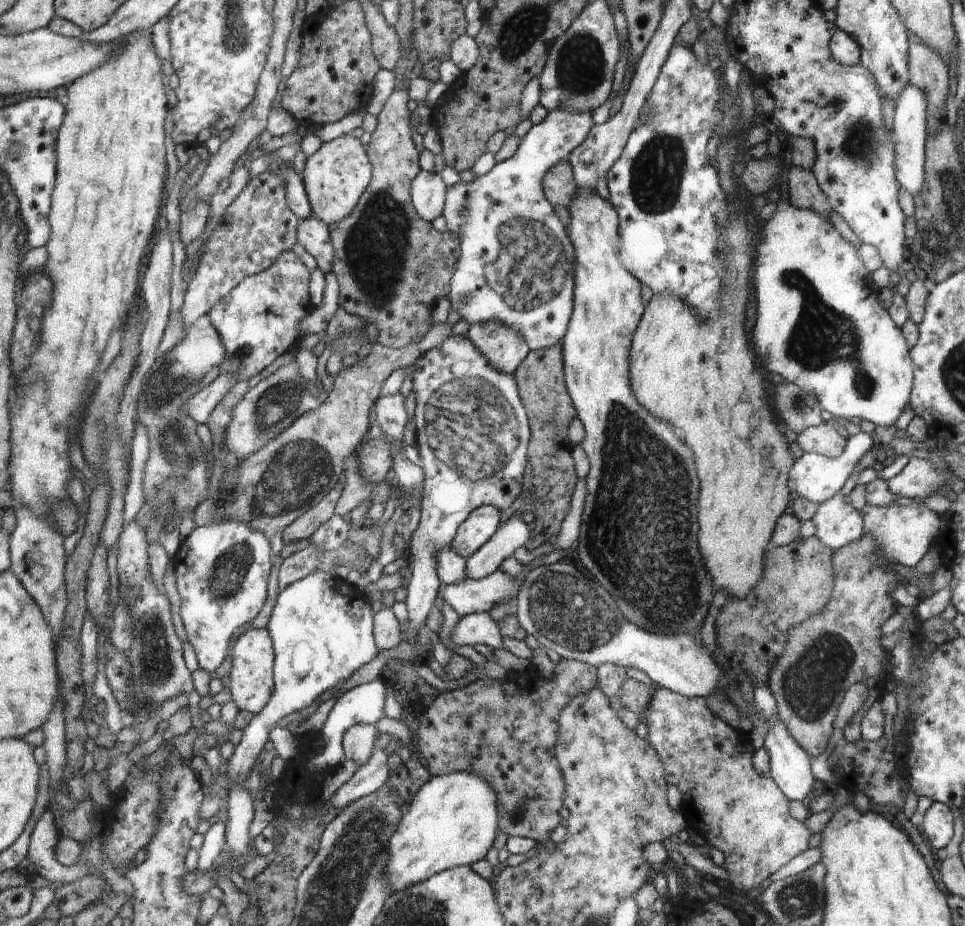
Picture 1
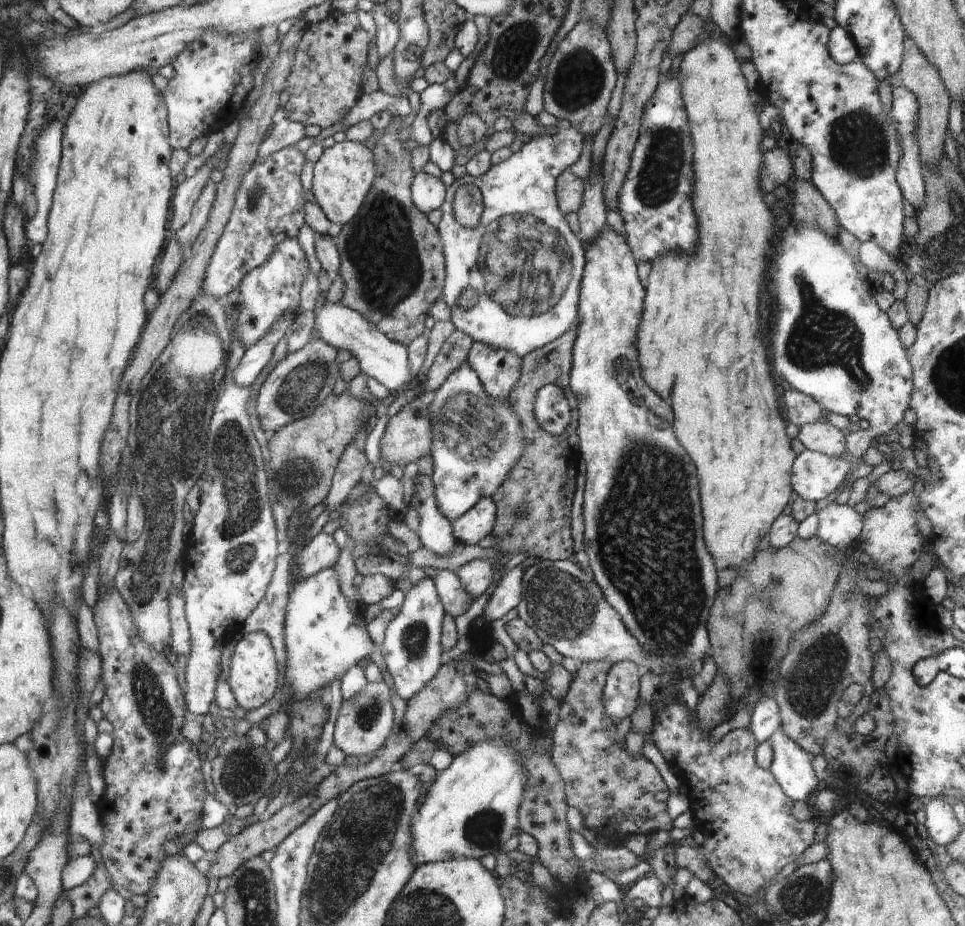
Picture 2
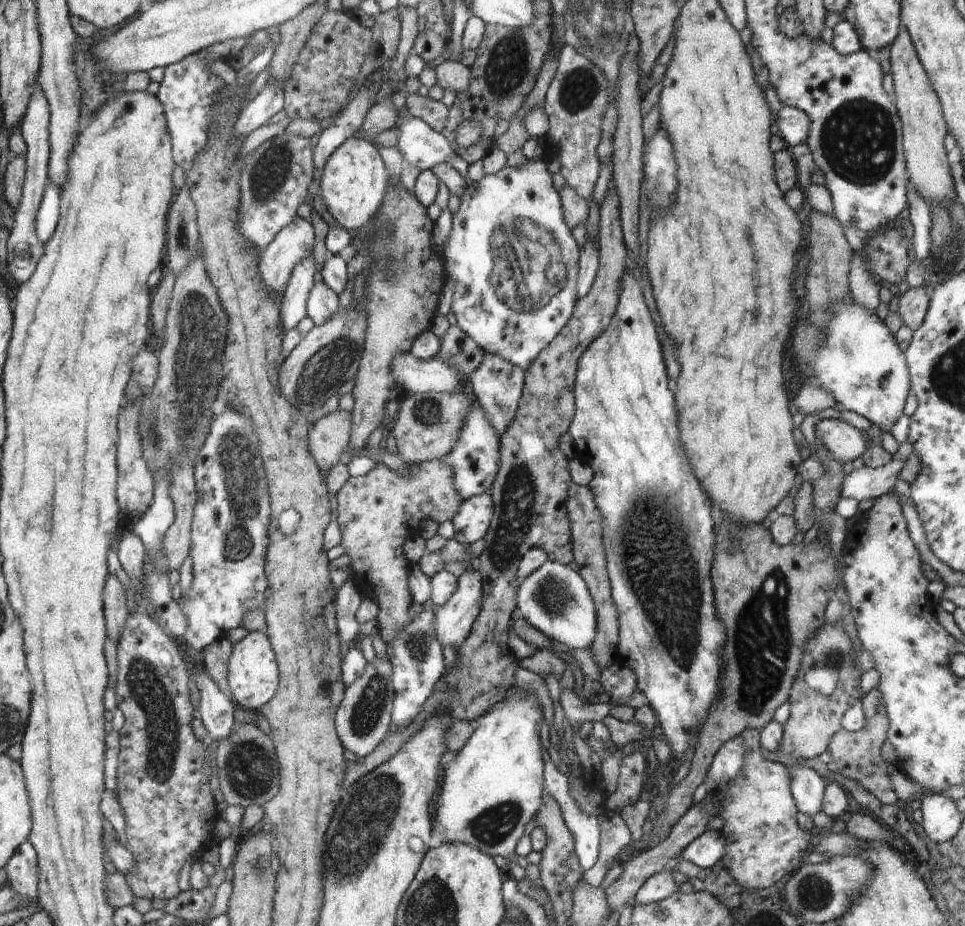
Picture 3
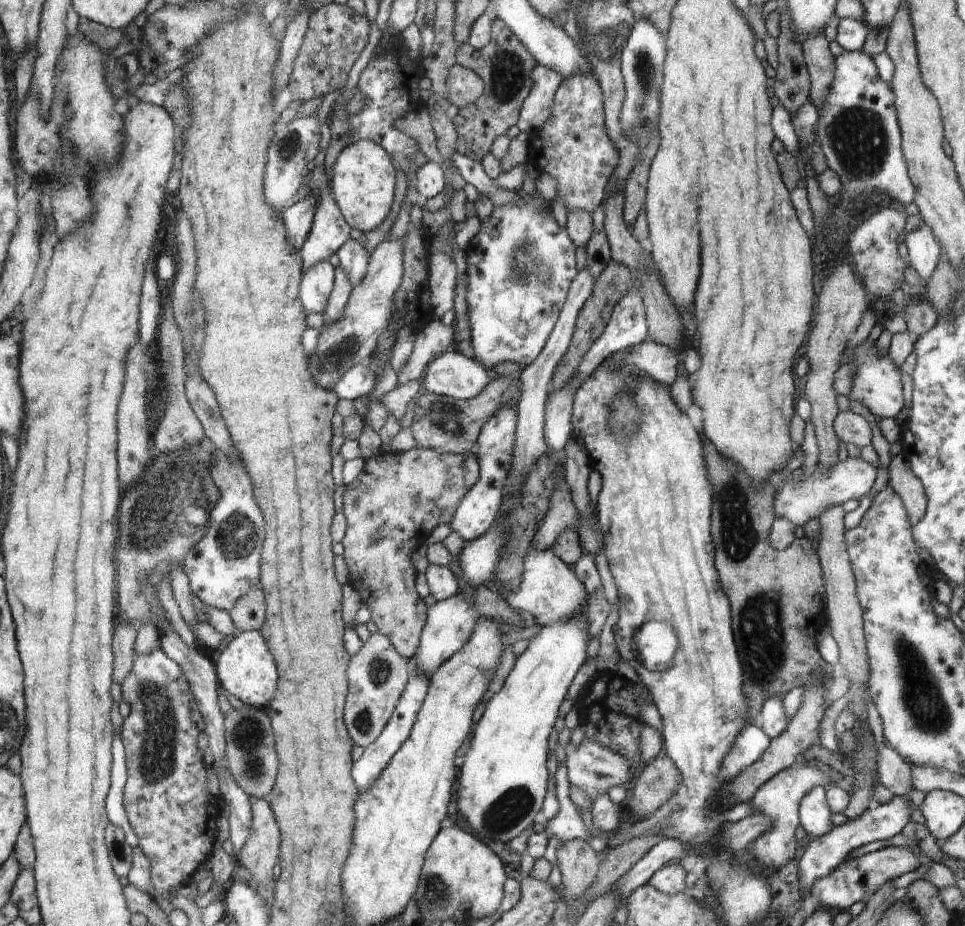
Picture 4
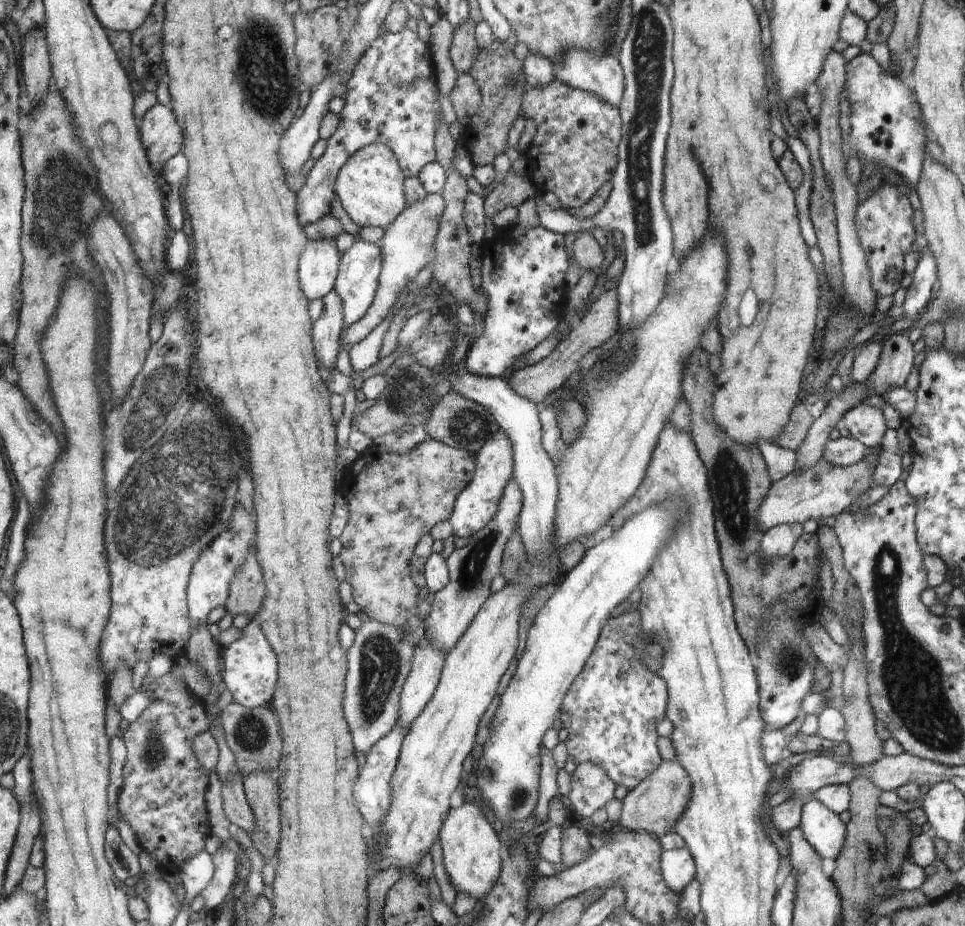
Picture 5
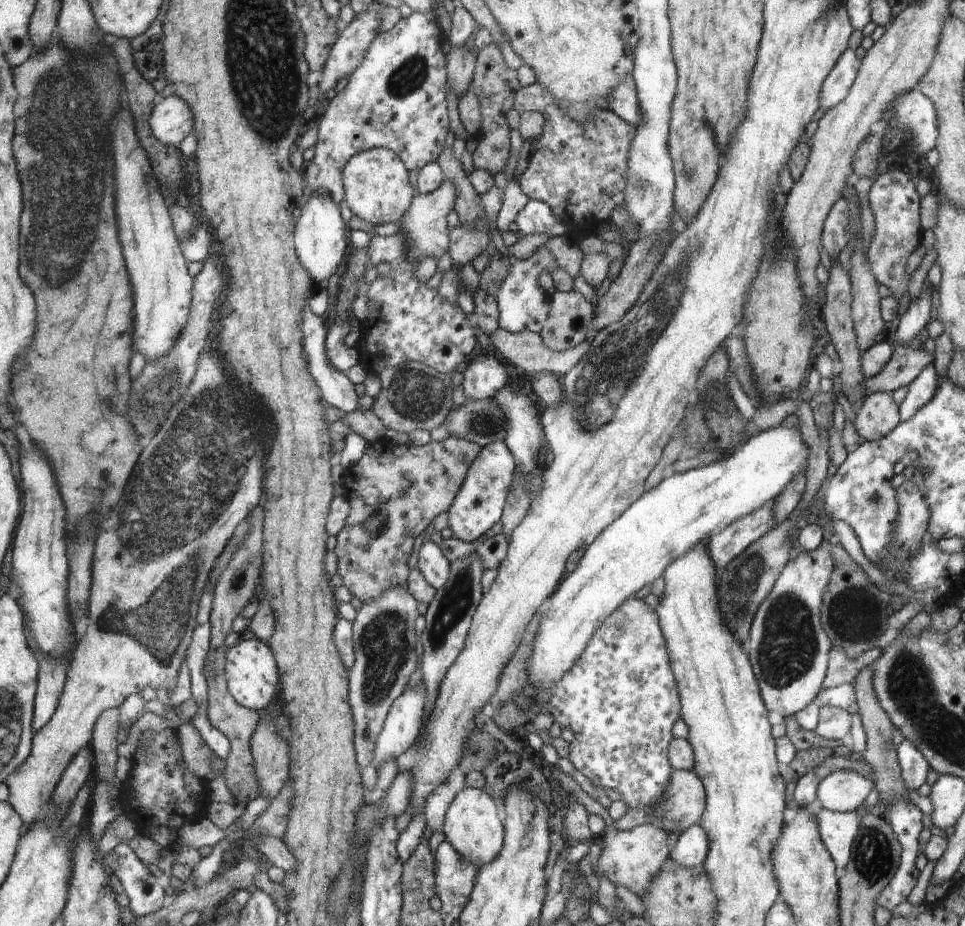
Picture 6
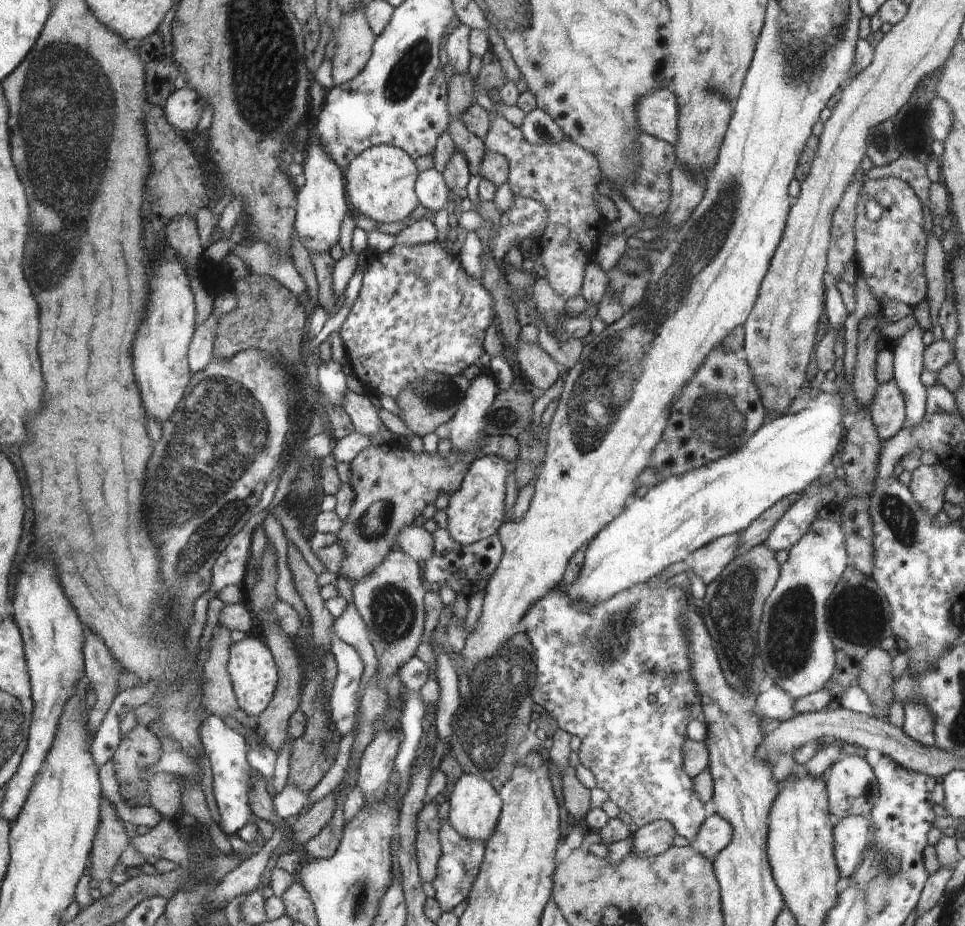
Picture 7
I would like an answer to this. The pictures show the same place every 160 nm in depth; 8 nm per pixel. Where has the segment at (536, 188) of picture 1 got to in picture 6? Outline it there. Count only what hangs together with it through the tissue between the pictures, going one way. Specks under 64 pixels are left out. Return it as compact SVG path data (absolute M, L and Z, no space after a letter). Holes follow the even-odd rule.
M544 245L539 246L528 258L506 256L502 261L507 264L507 275L502 280L495 297L499 308L499 328L516 334L524 331L539 334L544 321L548 318L551 298L538 284L538 278L542 272L549 272L552 275L552 272L559 268L558 263ZM483 355L474 358L463 370L462 388L468 400L494 398L506 384L508 373L501 358Z

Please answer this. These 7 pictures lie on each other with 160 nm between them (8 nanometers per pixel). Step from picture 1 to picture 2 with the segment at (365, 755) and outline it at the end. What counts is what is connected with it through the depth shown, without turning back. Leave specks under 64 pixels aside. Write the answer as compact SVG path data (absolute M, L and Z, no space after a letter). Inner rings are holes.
M384 680L368 683L352 701L343 702L340 707L335 731L334 744L346 755L359 755L372 752L384 745L394 726L394 712L390 702L390 690Z

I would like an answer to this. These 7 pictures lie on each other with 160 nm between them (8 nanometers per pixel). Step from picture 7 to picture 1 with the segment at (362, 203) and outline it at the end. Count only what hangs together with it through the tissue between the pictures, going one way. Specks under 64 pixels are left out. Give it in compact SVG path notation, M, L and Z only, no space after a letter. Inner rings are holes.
M342 135L323 142L321 147L306 159L305 168L300 175L308 191L313 215L330 226L344 220L358 204L370 184L371 164L362 142L352 135Z

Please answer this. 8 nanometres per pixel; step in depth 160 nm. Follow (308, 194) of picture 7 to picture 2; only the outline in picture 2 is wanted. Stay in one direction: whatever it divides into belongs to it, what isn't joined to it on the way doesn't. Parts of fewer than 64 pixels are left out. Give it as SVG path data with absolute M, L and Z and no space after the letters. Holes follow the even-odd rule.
M325 302L315 315L316 332L326 344L336 350L344 349L360 363L361 372L366 376L384 384L392 394L404 388L418 385L419 380L411 374L407 348L400 343L391 341L379 328L371 325L359 312L344 306L342 303Z

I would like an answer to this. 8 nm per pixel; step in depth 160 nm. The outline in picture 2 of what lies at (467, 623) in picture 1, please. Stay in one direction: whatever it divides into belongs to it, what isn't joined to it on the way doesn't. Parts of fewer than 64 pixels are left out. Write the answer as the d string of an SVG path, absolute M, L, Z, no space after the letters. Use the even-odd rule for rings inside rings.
M522 564L517 565L499 582L483 611L482 616L487 624L504 617L518 606L522 598L522 575L525 570Z

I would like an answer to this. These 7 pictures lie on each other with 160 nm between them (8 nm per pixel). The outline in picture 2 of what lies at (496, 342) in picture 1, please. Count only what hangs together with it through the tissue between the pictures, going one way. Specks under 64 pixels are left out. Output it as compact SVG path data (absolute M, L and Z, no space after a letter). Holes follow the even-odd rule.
M480 341L472 343L467 361L477 371L485 391L499 401L508 400L524 372L524 358Z

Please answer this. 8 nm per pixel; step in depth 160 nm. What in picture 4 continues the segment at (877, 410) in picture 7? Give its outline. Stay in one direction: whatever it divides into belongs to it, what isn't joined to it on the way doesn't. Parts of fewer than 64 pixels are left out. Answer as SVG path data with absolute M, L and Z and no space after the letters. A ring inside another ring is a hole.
M852 410L839 412L834 419L833 429L839 440L846 444L854 444L860 448L872 444L870 424Z

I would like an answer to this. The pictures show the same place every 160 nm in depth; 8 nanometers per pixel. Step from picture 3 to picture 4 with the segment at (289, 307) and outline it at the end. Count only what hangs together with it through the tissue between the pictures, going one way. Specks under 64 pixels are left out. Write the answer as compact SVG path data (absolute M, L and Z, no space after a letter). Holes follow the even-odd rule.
M311 166L310 171L310 181L312 194L317 198L317 210L313 222L312 232L309 237L306 238L305 244L302 248L299 248L299 253L301 254L302 262L302 274L306 274L313 268L314 265L318 264L320 261L326 261L332 254L336 254L336 251L344 244L349 238L349 232L351 226L344 220L338 205L335 203L335 198L330 192L330 186L328 186L328 176L324 166Z

